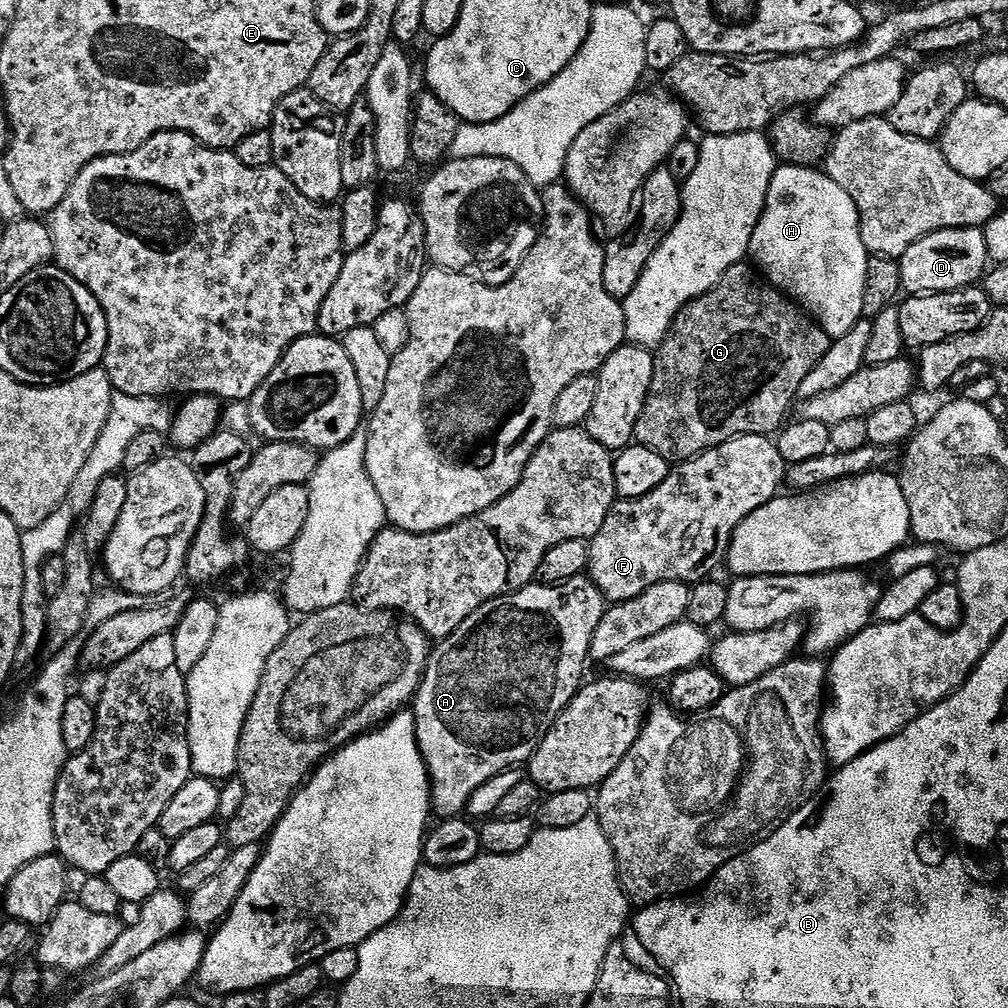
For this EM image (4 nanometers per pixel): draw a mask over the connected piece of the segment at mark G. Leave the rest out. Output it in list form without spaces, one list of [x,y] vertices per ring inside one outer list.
[[[741,262],[730,266],[730,270],[726,270],[726,274],[722,274],[722,278],[709,292],[702,294],[697,300],[689,302],[676,315],[676,320],[672,324],[671,330],[668,331],[667,338],[664,339],[663,344],[659,345],[654,356],[656,369],[646,398],[646,406],[638,418],[635,443],[654,450],[654,454],[662,454],[662,458],[666,458],[670,462],[683,462],[693,460],[706,450],[727,440],[733,440],[735,436],[771,437],[785,423],[784,415],[791,410],[792,403],[794,403],[793,408],[797,403],[800,387],[806,374],[810,374],[810,370],[814,370],[814,366],[818,366],[818,362],[822,362],[822,354],[826,354],[826,350],[830,350],[832,341],[832,337],[826,334],[826,330],[822,330],[799,304],[789,300],[779,288],[773,288],[771,284],[765,282],[761,273],[751,263]]]

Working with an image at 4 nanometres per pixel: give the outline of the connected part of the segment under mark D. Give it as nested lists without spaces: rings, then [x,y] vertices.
[[[947,228],[931,232],[926,238],[914,242],[910,250],[898,259],[903,291],[908,294],[953,292],[973,287],[985,275],[990,264],[983,228]]]

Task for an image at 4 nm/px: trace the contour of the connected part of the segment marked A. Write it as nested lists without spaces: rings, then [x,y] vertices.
[[[587,575],[568,580],[565,584],[542,584],[533,582],[521,592],[513,592],[511,596],[499,596],[496,600],[486,602],[454,634],[450,634],[444,640],[439,641],[431,649],[428,657],[428,669],[424,671],[424,681],[420,684],[420,690],[414,701],[414,715],[416,717],[416,741],[420,747],[420,753],[424,764],[428,767],[428,778],[432,789],[432,802],[430,805],[433,813],[437,812],[440,820],[450,820],[459,817],[467,809],[472,795],[482,786],[482,782],[490,782],[498,774],[515,769],[517,766],[527,765],[532,755],[538,750],[542,738],[554,726],[554,722],[566,710],[566,706],[576,697],[582,687],[584,676],[584,663],[589,663],[592,651],[592,639],[594,630],[598,630],[598,622],[602,622],[606,611],[606,601],[598,590],[596,583]]]

